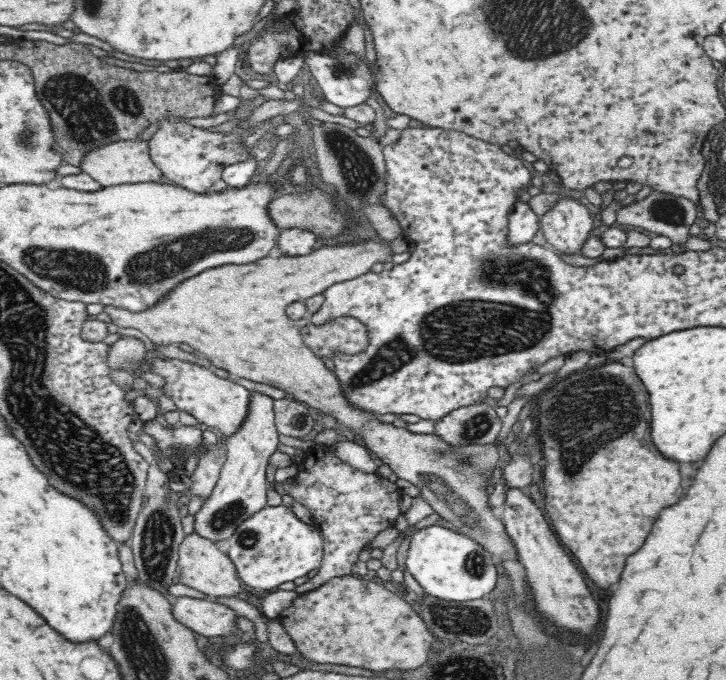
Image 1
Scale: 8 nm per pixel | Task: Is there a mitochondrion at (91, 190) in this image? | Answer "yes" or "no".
no

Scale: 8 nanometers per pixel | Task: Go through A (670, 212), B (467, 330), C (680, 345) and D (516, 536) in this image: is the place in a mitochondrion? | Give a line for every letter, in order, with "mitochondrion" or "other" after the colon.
A: mitochondrion
B: mitochondrion
C: other
D: other

